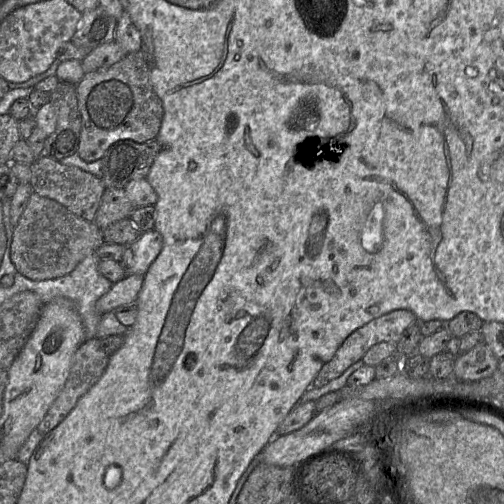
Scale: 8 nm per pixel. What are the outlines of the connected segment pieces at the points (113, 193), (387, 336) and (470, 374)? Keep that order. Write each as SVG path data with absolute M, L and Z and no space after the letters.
M105 188L94 223L103 230L114 222L128 218L134 208L123 188Z
M399 309L371 320L352 332L340 345L333 358L319 371L312 387L322 387L339 377L350 365L380 342L397 343L404 330L418 321L407 309Z
M480 344L454 360L453 377L460 381L477 381L498 371L497 359L487 344Z

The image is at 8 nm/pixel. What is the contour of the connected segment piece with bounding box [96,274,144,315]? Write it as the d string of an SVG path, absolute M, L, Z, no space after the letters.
M131 274L114 283L111 289L96 302L97 311L103 315L117 307L136 303L144 275Z

